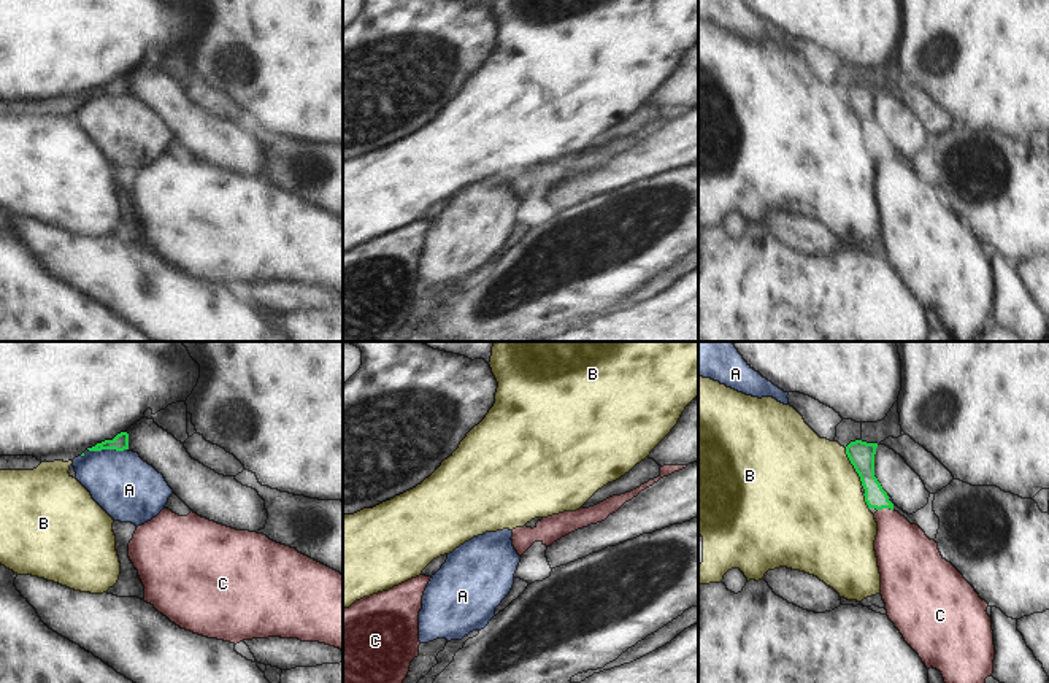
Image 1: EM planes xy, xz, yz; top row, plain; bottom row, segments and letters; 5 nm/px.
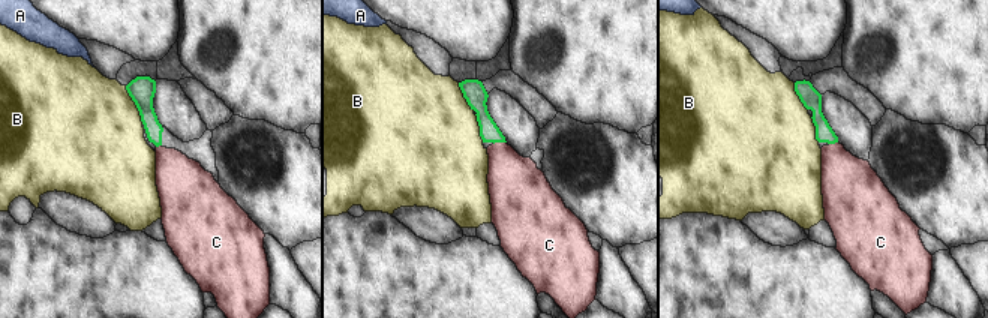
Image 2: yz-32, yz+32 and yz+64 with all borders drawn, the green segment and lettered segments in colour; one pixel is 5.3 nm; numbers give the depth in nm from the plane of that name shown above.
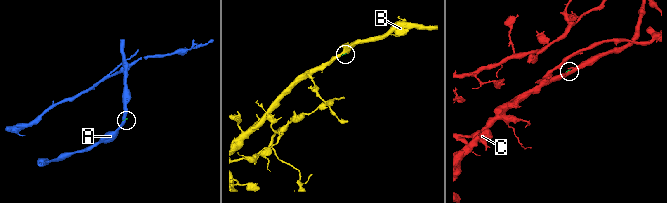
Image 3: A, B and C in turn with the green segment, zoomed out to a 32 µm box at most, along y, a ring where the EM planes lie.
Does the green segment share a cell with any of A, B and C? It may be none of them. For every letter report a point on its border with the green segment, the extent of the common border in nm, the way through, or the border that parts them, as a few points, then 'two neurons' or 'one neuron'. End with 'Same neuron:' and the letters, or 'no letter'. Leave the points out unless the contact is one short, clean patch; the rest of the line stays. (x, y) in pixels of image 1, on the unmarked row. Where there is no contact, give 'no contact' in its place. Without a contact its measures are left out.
A: xy (108, 92) | 200 nm | two neurons
B: yz (854, 111) | 220 nm | along yz (845, 92), (864, 131) | two neurons
C: yz (884, 151) | 80 nm | across yz (876, 142), (884, 151), (899, 191), (903, 196) | one neuron
Same neuron: C

